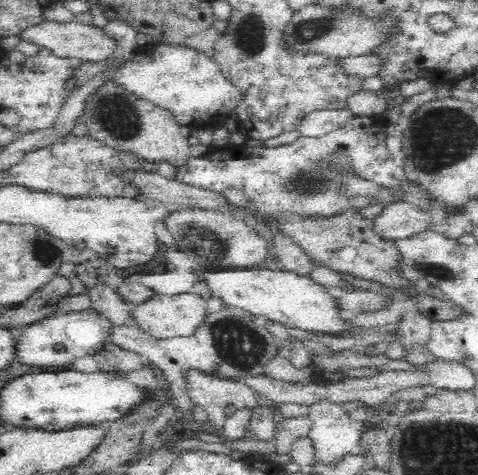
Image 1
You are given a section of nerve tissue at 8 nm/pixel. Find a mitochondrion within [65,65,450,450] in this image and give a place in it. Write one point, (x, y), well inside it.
(239, 346)

